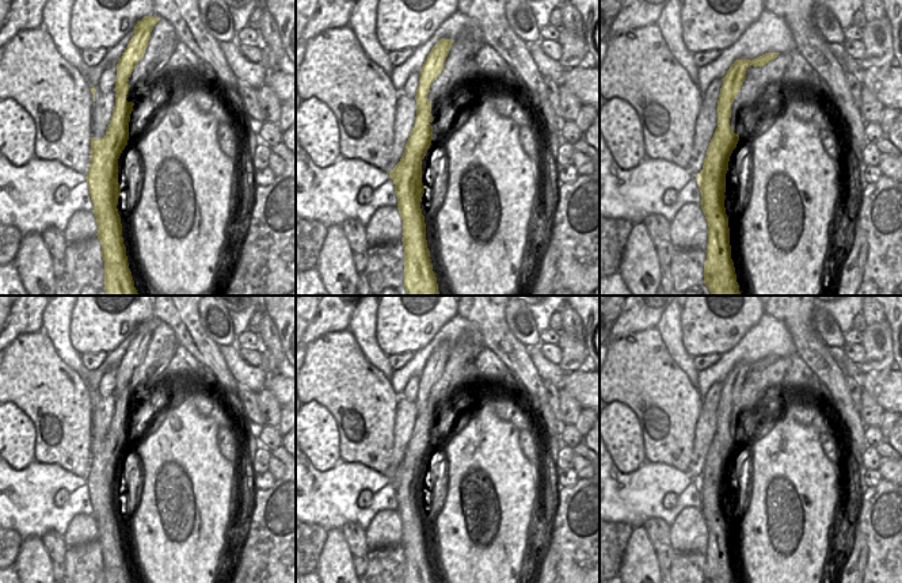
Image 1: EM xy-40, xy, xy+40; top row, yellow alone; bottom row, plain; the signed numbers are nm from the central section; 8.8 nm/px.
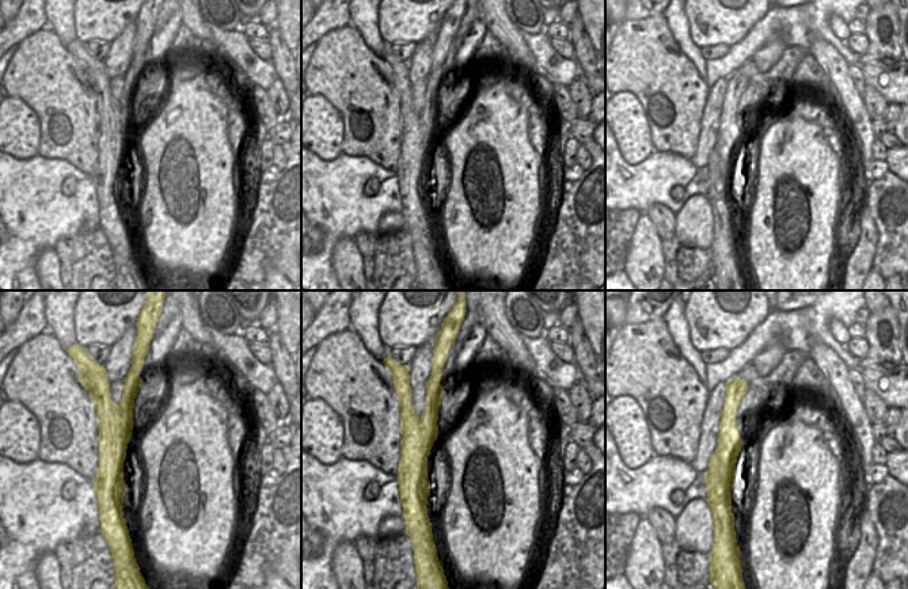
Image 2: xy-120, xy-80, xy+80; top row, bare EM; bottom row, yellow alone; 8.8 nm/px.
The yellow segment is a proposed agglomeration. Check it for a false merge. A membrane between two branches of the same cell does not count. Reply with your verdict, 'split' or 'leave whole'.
split

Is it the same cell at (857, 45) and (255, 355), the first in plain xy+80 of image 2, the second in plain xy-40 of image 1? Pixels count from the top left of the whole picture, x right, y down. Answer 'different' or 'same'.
same

